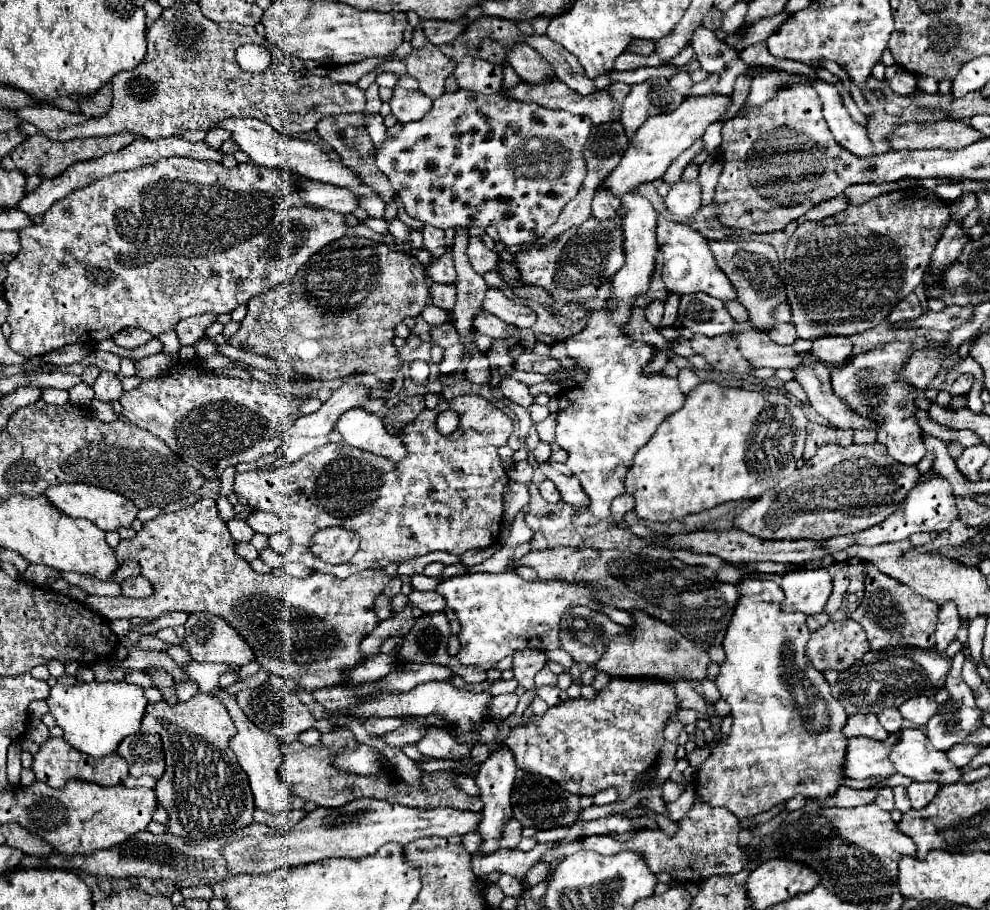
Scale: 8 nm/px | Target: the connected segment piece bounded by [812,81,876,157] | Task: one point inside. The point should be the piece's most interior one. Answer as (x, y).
(850, 135)

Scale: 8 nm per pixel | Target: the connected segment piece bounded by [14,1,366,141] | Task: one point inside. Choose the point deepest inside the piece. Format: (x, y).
(190, 80)

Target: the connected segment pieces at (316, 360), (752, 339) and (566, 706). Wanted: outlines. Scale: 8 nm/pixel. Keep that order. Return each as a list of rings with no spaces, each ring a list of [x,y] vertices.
[[[346,235],[314,253],[314,257],[298,269],[292,281],[252,297],[248,303],[248,313],[238,329],[238,337],[244,341],[236,341],[236,335],[232,335],[228,343],[248,353],[290,363],[298,373],[316,381],[348,377],[350,373],[372,373],[378,381],[394,385],[396,373],[402,367],[402,359],[392,343],[396,337],[394,327],[406,317],[418,317],[430,299],[428,293],[430,291],[424,283],[424,267],[416,257],[396,251],[386,253],[386,245],[374,243],[372,239]]]
[[[746,323],[734,325],[734,335],[738,339],[740,353],[754,367],[774,367],[774,369],[796,369],[802,365],[802,359],[792,347],[776,345],[762,331],[750,329]]]
[[[614,677],[608,687],[604,687],[594,701],[568,699],[566,703],[552,707],[544,717],[534,717],[530,723],[520,723],[512,729],[508,741],[504,743],[516,757],[518,769],[550,777],[562,789],[578,795],[596,795],[602,789],[616,787],[618,797],[626,799],[638,787],[638,779],[654,765],[660,747],[664,743],[664,723],[676,713],[676,695],[672,683],[646,681],[646,679],[620,679]]]

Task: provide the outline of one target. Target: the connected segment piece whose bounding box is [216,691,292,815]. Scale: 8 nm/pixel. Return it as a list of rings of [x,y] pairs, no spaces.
[[[218,691],[216,697],[226,705],[238,733],[234,735],[234,739],[230,741],[230,749],[236,753],[236,759],[240,763],[240,767],[248,773],[248,783],[252,787],[252,795],[254,795],[254,803],[256,809],[268,811],[268,813],[286,813],[292,809],[292,791],[286,787],[284,781],[280,781],[278,777],[278,769],[280,769],[280,751],[278,751],[278,741],[274,735],[258,729],[252,721],[248,721],[242,713],[242,709],[236,705],[236,697],[228,695],[224,691]]]

